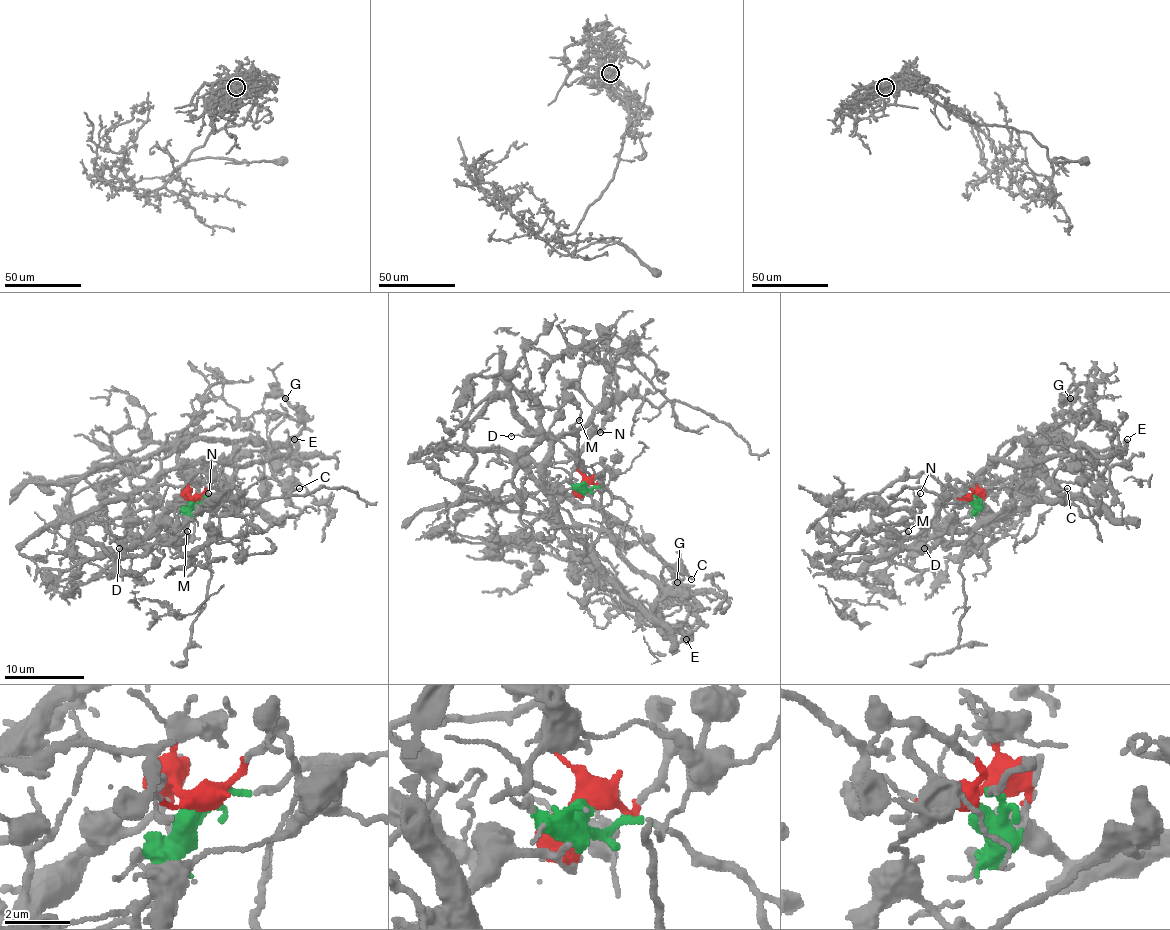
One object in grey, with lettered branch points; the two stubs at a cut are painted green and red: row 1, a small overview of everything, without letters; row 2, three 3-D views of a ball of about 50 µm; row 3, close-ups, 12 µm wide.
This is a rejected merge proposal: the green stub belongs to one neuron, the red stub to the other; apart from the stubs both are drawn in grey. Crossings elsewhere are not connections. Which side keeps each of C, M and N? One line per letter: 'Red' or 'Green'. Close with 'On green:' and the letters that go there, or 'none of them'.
C: Red
M: Green
N: Red
On green: M

